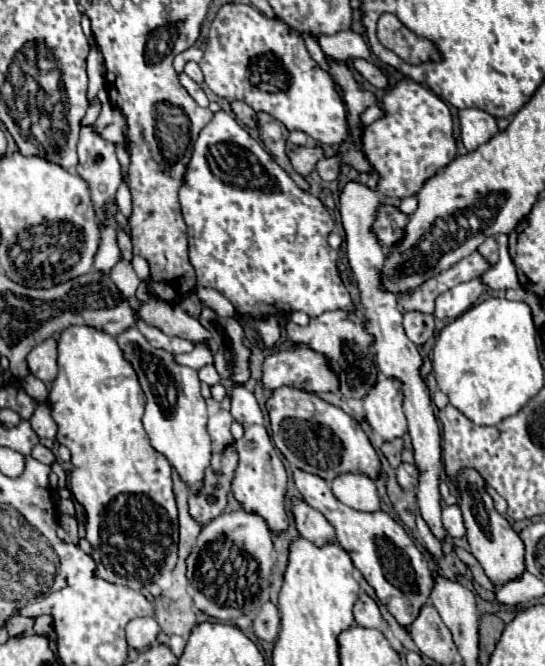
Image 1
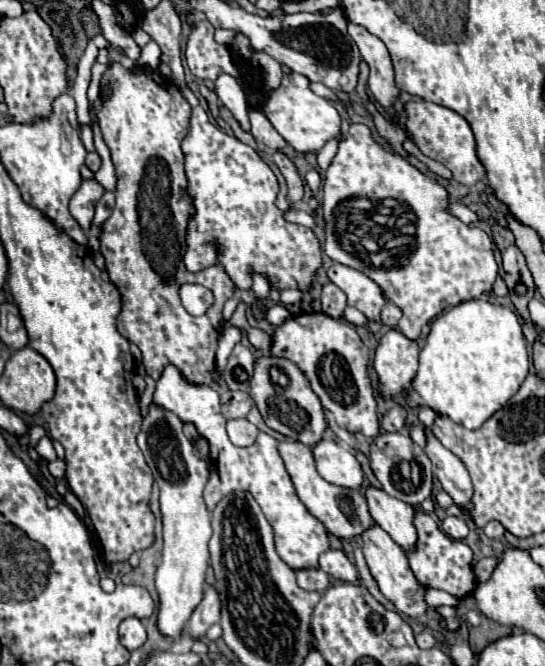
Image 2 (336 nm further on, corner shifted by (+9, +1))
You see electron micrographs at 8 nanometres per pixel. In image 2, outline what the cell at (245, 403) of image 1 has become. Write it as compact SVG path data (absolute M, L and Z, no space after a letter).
M240 417L240 419L232 419L228 421L228 437L234 445L238 447L248 447L256 441L258 437L258 427L252 425L246 417Z

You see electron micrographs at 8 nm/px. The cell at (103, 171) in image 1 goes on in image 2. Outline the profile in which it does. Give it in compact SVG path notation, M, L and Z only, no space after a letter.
M94 177L92 179L84 179L82 185L78 187L78 191L72 195L72 199L70 199L70 213L80 223L80 227L84 231L88 231L90 221L94 217L96 199L100 199L102 195L104 195L104 187Z

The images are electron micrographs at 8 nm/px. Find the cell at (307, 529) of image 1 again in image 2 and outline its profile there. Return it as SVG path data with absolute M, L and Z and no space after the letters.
M328 549L320 555L318 559L320 563L320 569L326 571L328 575L340 579L340 581L356 581L358 577L358 571L356 571L356 565L344 555L344 551L340 549Z

